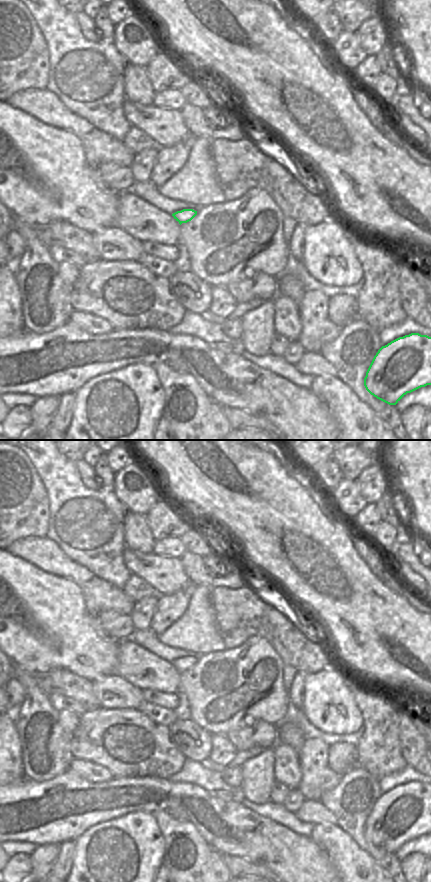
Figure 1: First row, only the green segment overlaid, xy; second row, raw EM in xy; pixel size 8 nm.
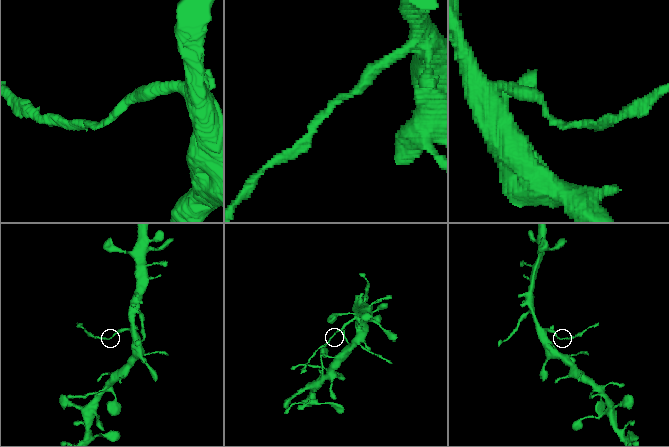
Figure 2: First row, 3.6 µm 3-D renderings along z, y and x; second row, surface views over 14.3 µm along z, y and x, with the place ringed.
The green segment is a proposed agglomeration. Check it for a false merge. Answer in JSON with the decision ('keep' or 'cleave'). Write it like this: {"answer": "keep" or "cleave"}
{"answer": "cleave"}

